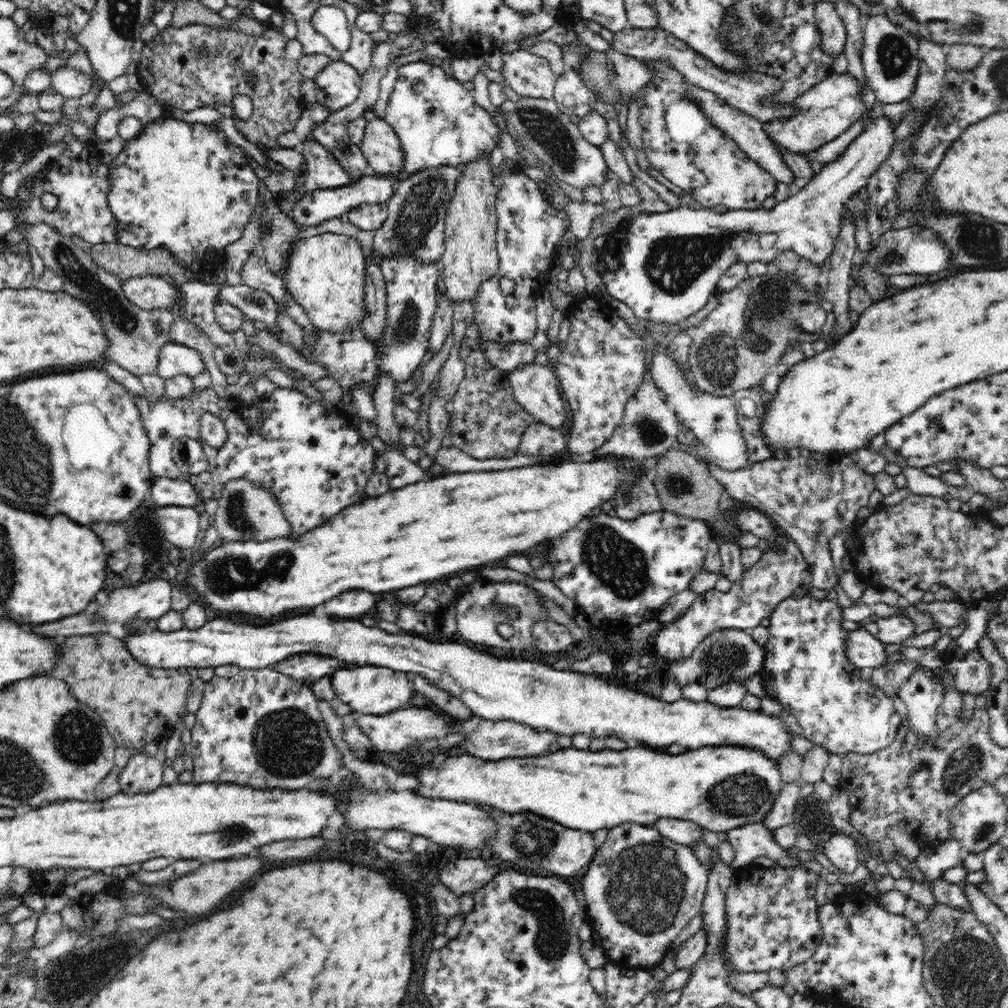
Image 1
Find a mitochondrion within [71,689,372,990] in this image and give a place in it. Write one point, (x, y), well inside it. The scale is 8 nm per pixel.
(287, 743)

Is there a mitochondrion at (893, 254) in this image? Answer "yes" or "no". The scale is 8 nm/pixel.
yes

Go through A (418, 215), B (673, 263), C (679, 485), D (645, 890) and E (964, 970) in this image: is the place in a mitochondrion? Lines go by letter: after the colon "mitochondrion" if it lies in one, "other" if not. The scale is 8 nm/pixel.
A: mitochondrion
B: mitochondrion
C: mitochondrion
D: mitochondrion
E: mitochondrion

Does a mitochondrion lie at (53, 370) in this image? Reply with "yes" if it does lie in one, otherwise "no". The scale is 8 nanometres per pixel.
no

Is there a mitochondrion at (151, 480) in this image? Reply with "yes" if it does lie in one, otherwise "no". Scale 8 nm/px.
no

